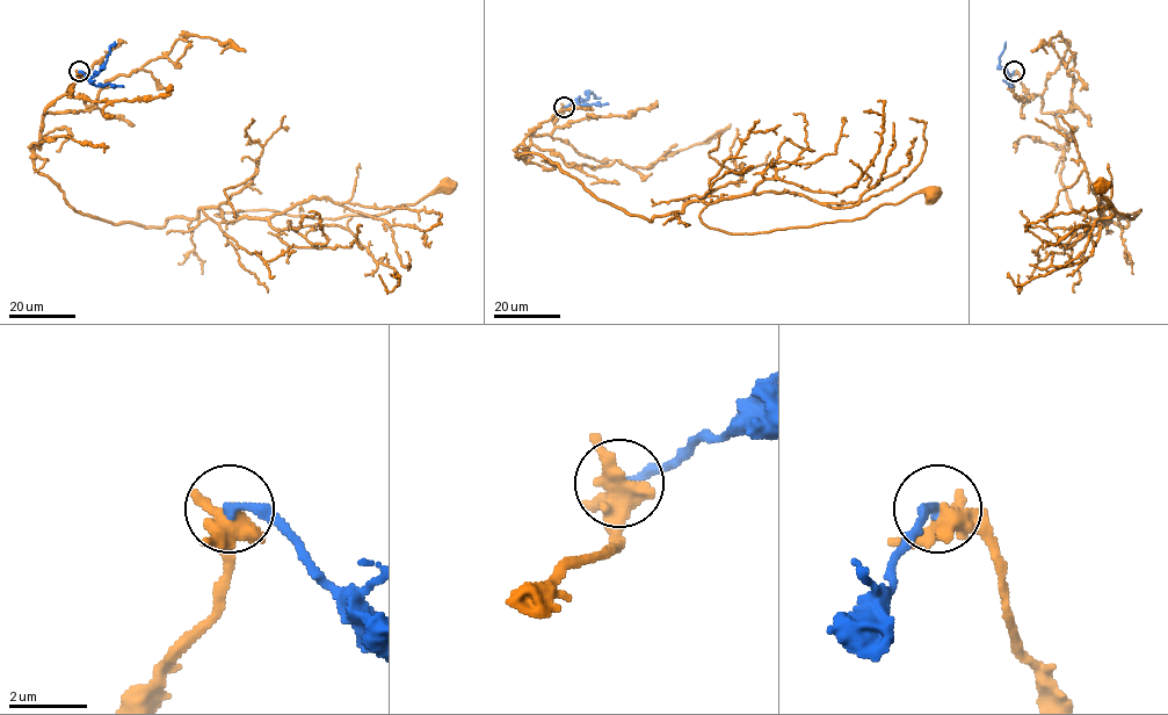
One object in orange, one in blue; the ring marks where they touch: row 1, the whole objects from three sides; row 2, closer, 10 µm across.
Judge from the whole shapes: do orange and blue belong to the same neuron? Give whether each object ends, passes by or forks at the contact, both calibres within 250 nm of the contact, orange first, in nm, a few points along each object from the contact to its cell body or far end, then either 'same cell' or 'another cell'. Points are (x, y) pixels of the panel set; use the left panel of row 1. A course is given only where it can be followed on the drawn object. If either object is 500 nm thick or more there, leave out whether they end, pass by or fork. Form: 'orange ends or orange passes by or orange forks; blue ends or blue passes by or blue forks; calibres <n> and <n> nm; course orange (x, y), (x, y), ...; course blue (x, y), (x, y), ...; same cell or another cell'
calibres 500 and 220 nm; course orange (79, 72), (43, 116), (33, 165), (75, 210), (114, 223), (162, 226), (208, 207), (371, 216), (447, 186); course blue (79, 71), (91, 78), (101, 71), (115, 42); another cell

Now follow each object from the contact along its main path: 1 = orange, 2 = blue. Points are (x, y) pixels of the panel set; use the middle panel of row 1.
1: (564, 107), (517, 156), (539, 153), (650, 221), (702, 201), (708, 226), (756, 233), (931, 194)
2: (564, 107), (586, 100), (589, 92), (600, 99)

